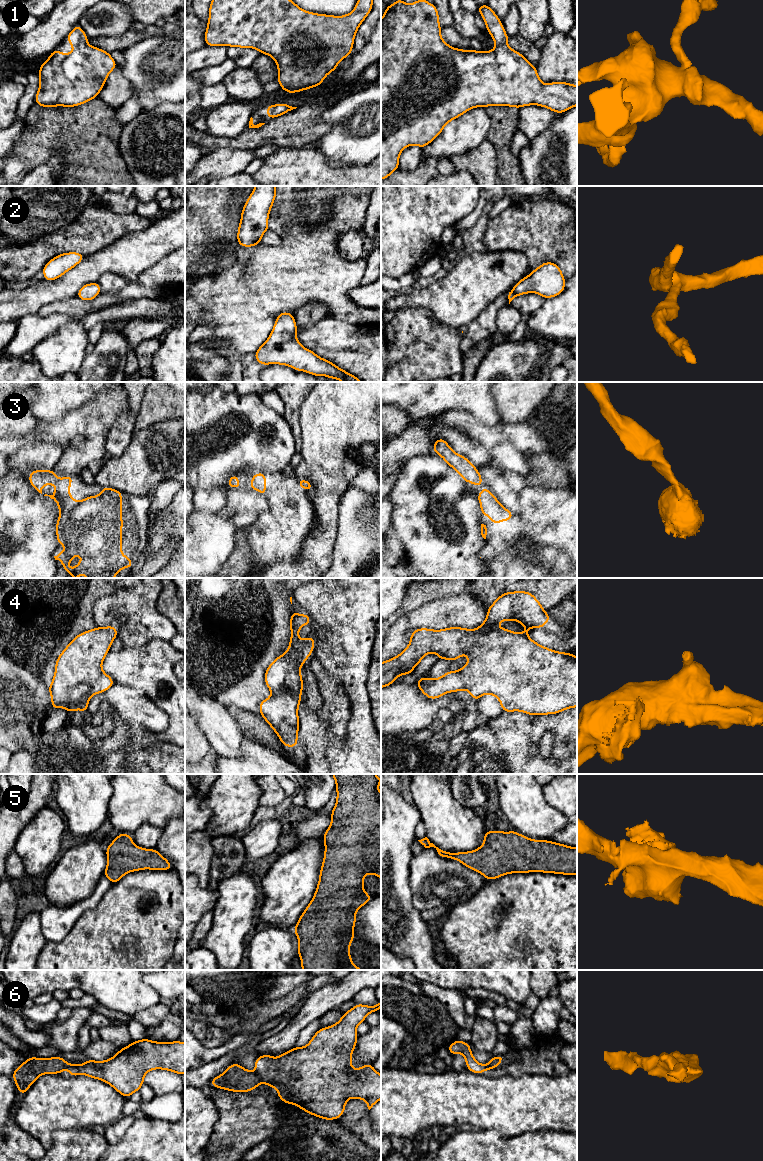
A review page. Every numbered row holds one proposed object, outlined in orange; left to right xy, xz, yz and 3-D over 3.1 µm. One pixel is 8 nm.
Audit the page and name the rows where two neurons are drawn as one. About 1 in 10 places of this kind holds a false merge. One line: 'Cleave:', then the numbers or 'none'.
Cleave: 6

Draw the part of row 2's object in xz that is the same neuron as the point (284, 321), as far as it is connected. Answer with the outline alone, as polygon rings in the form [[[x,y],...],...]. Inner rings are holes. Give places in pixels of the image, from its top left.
[[[290,312],[280,313],[275,320],[274,327],[269,338],[254,353],[255,359],[262,365],[280,364],[293,368],[297,371],[304,371],[316,377],[324,375],[326,378],[342,380],[343,382],[362,382],[354,375],[339,368],[329,360],[316,355],[312,350],[304,348],[296,337],[297,324]]]

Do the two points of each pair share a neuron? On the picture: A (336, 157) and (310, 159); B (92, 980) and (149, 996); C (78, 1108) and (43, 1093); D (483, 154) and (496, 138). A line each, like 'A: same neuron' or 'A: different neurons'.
A: different neurons
B: same neuron
C: same neuron
D: different neurons

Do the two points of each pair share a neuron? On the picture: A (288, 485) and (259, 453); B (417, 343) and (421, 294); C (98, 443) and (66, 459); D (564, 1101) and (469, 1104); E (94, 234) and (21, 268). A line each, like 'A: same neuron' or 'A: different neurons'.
A: different neurons
B: different neurons
C: same neuron
D: same neuron
E: same neuron

